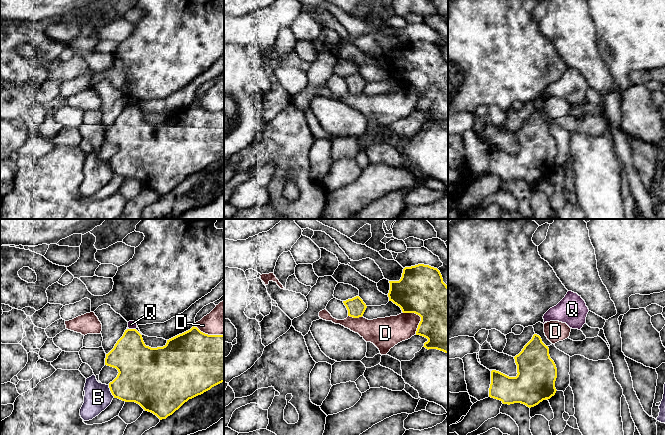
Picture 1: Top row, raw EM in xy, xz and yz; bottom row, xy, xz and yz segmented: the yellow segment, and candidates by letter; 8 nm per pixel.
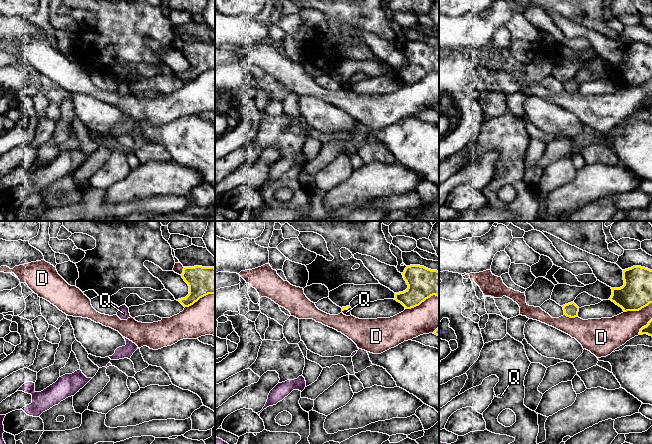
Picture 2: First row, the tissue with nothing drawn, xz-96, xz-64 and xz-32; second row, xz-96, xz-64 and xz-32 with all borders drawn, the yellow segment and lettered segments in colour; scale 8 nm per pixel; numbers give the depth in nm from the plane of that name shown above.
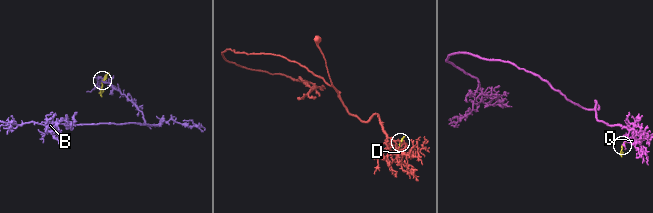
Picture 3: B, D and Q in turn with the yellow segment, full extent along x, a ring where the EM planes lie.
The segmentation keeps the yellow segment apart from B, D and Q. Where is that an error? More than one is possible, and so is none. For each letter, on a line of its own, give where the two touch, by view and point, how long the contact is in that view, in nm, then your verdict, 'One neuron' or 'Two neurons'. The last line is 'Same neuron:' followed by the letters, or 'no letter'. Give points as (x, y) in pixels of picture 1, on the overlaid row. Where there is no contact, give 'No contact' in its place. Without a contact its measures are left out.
B: Touches yellow at xy (111, 391). Shared border 120 nm. Two neurons
D: Touches yellow at xz (420, 316). Shared border 220 nm. Two neurons
Q: Touches yellow at xy (132, 329). Shared border 60 nm. Two neurons
Same neuron: no letter

